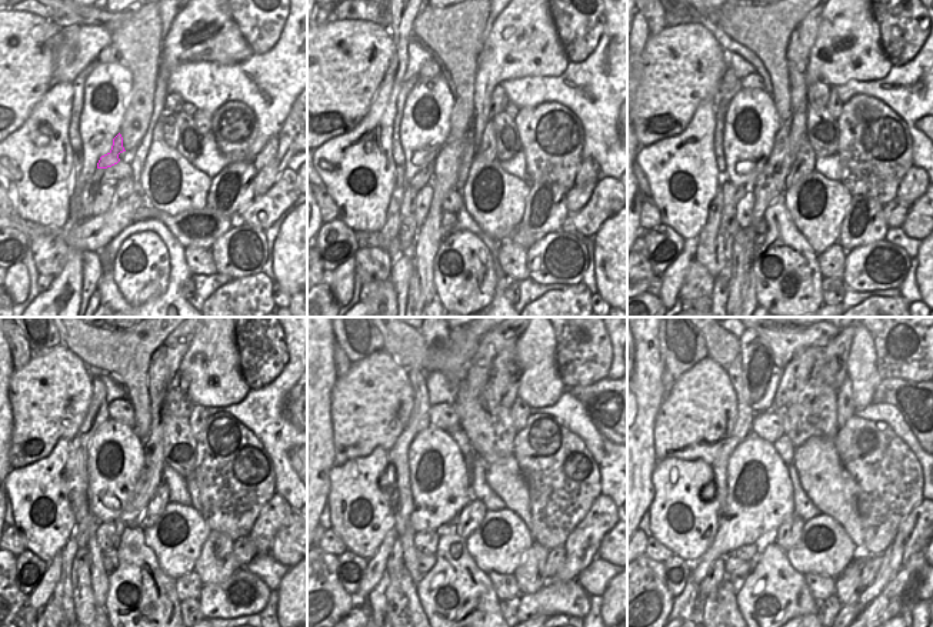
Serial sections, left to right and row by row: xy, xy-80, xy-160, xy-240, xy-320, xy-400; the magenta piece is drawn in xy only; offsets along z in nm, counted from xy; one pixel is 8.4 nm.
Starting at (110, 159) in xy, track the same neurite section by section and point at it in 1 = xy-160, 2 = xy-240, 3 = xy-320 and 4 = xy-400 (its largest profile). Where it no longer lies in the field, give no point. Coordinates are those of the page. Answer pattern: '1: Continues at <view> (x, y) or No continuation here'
1: Continues at xy-160 (732, 194)
2: Continues at xy-240 (83, 527)
3: Continues at xy-320 (396, 560)
4: Continues at xy-400 (716, 574).

